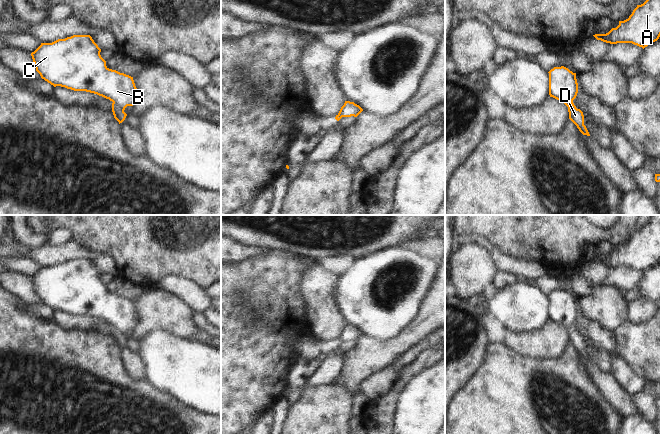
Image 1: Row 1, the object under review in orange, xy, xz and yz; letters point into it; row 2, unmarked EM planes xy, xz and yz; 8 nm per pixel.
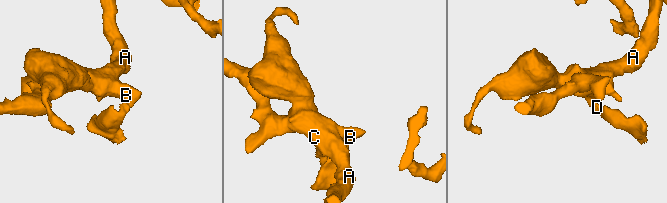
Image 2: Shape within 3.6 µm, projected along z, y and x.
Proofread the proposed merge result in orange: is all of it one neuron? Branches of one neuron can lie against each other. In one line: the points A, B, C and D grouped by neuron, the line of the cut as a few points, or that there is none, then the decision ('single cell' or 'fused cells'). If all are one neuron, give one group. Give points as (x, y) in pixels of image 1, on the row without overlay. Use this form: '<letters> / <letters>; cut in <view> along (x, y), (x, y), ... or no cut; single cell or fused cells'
A B C / D; cut in xy along (113, 326), (123, 335); fused cells

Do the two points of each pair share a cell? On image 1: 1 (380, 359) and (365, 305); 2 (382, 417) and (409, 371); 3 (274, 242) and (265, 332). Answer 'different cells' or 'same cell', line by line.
1: different cells
2: same cell
3: different cells

